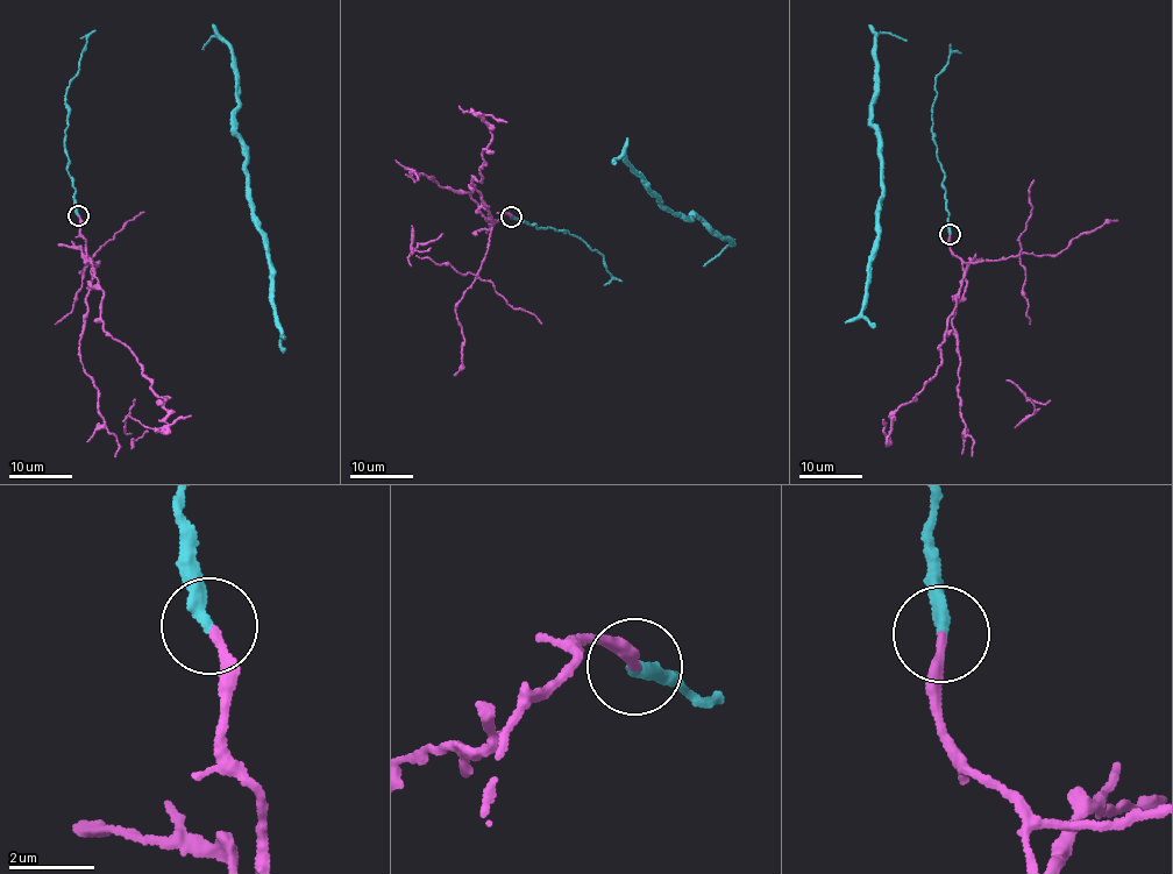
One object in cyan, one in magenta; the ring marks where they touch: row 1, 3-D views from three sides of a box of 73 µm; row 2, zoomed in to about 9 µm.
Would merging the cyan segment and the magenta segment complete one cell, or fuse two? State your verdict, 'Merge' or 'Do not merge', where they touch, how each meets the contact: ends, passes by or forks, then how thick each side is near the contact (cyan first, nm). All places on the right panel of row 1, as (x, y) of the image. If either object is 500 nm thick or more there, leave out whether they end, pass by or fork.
Do not merge. Place: (950, 234). At the ring cyan ends. At the ring magenta ends. Thickness 320 nm (cyan) against 200 nm

